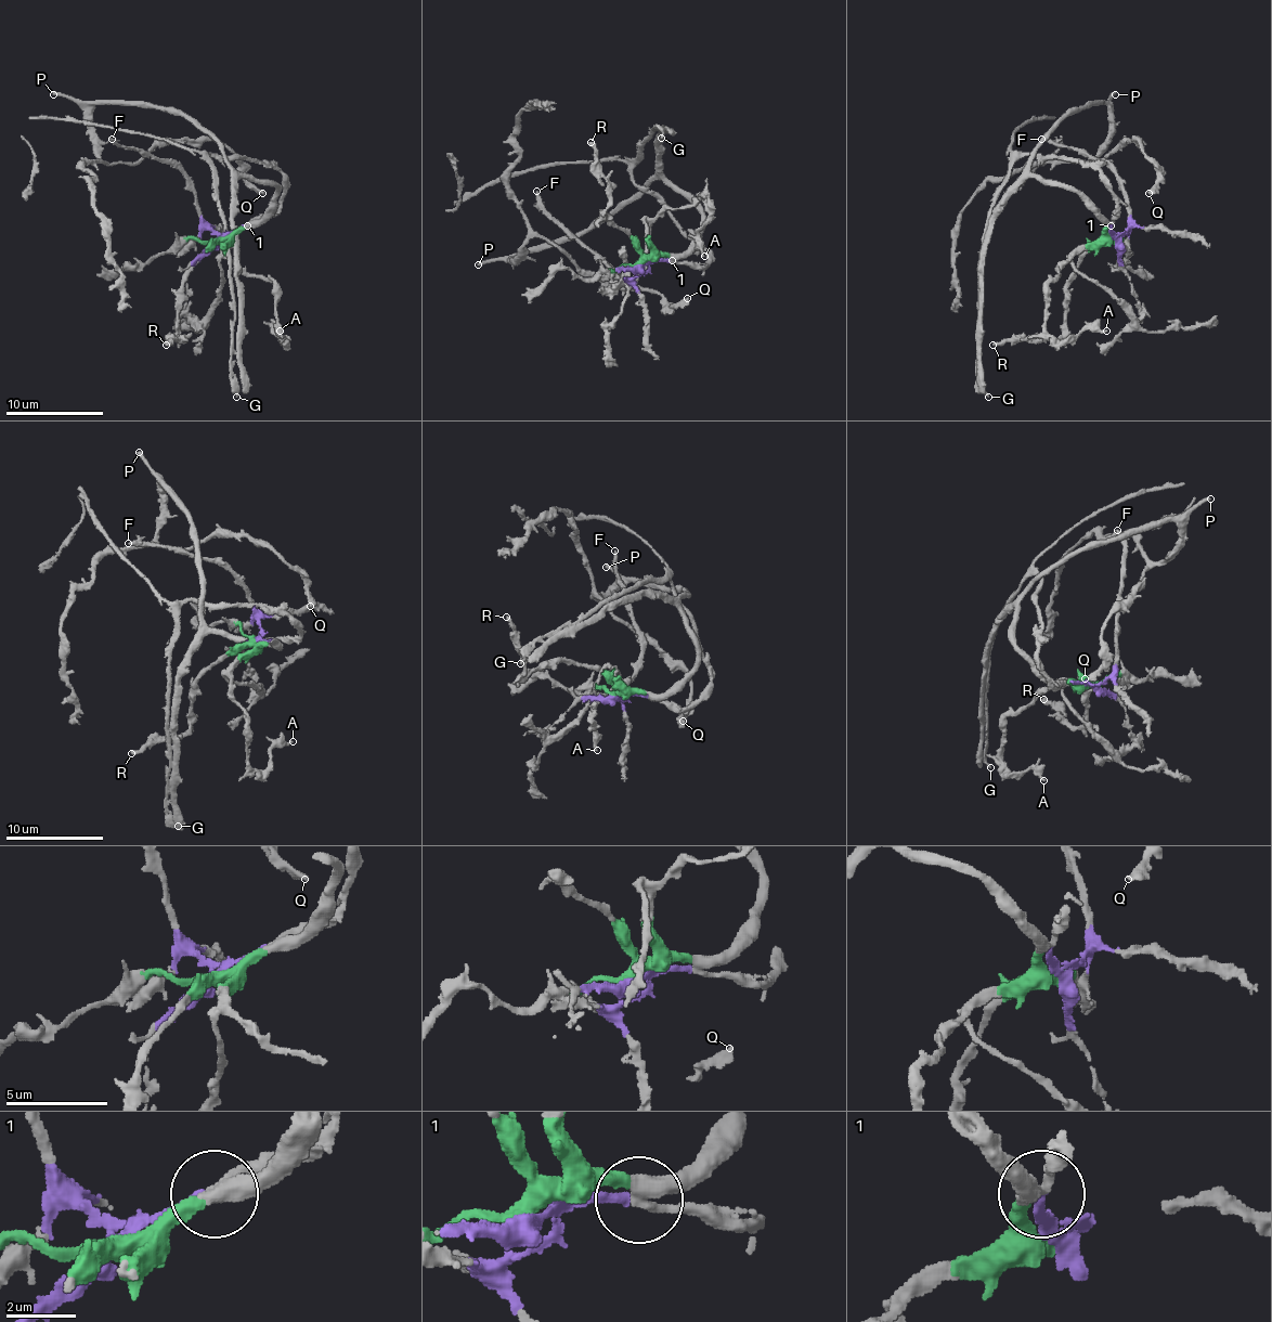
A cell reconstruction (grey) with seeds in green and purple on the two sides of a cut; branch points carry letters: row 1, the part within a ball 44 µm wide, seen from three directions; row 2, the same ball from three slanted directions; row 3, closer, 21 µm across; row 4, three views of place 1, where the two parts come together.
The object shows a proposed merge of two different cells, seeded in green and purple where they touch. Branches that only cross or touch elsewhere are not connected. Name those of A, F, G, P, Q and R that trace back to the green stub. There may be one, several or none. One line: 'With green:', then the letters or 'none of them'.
With green: A, P, Q, R

